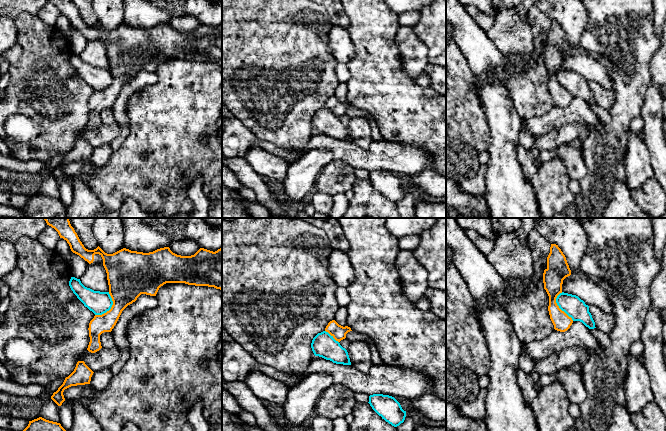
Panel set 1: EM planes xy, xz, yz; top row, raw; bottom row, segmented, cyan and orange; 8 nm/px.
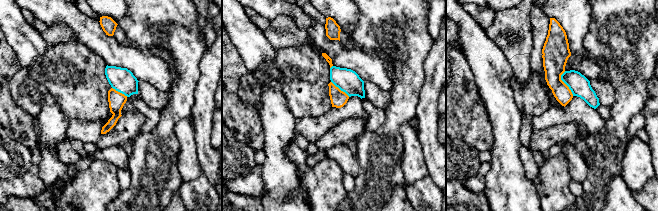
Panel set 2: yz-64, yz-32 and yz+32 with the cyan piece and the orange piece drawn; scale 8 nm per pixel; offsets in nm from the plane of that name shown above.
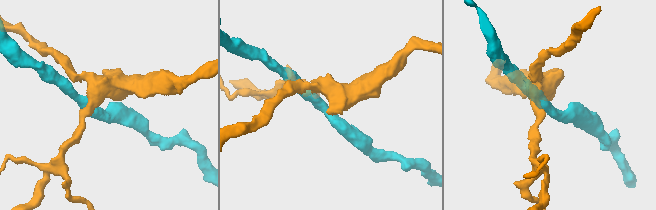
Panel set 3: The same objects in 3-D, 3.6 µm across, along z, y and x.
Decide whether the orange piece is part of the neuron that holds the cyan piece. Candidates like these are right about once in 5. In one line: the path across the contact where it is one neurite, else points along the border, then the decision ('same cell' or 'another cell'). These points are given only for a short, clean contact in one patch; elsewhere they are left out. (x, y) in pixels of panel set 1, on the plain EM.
along xy (109, 68), (112, 74), (112, 82), (105, 88), (95, 91) | another cell

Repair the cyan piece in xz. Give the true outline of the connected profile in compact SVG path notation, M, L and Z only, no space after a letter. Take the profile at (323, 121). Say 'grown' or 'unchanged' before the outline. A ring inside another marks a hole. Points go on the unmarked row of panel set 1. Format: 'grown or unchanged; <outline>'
unchanged; M326 107L313 114L311 124L315 132L336 140L351 141L347 126Z

